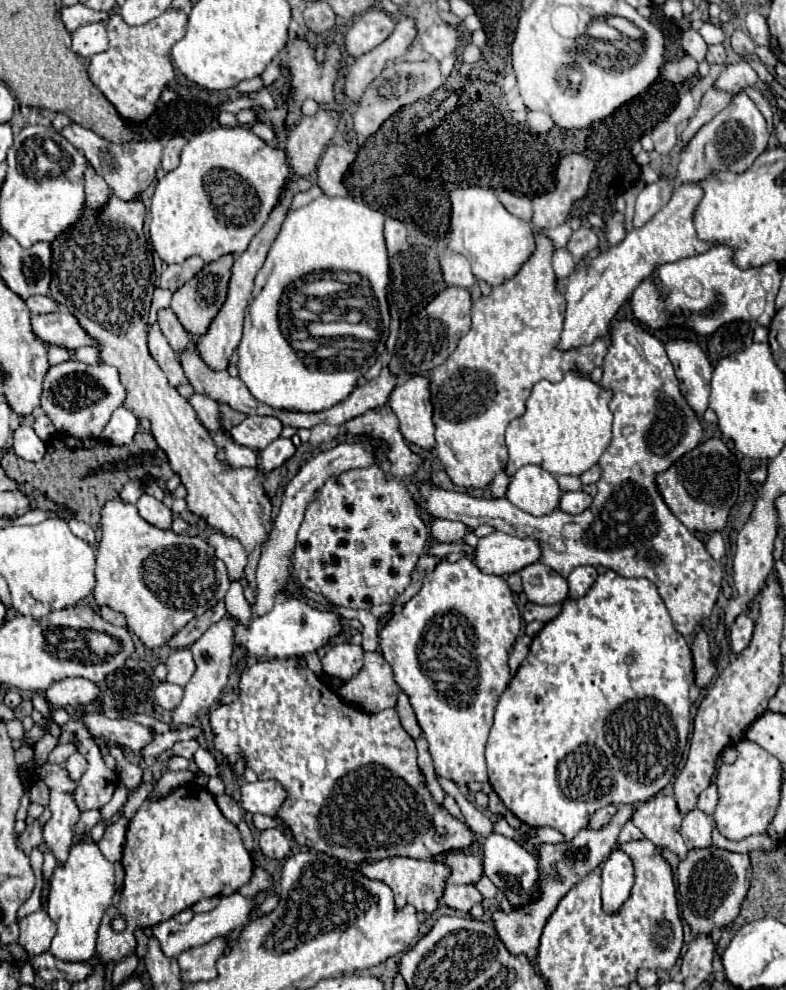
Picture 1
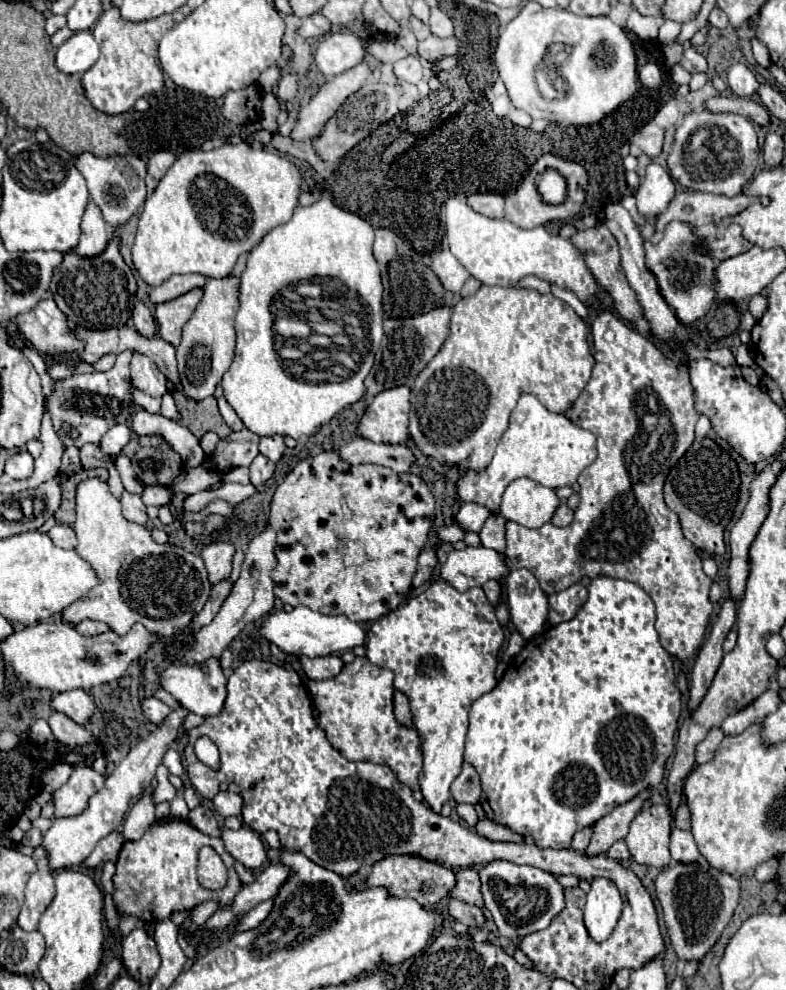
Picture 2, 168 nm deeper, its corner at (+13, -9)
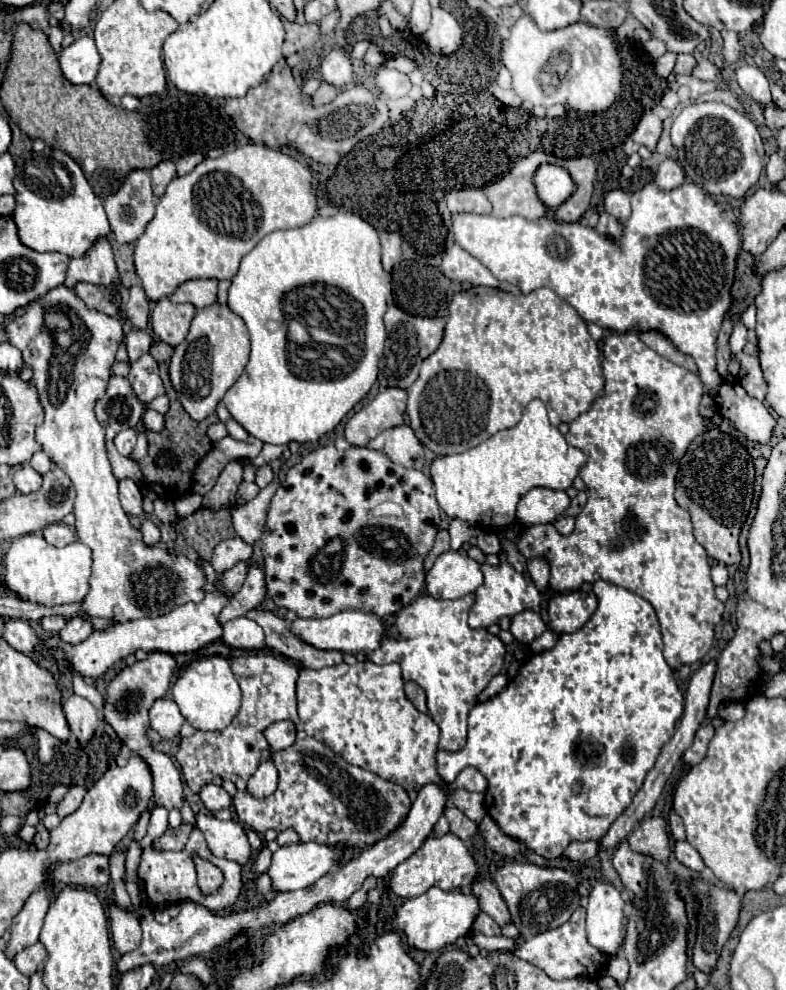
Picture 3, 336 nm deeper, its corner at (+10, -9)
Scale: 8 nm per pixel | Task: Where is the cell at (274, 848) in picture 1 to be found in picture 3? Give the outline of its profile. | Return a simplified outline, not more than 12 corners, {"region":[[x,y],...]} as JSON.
{"region":[[196,816],[216,858],[246,864],[252,848],[234,820]]}

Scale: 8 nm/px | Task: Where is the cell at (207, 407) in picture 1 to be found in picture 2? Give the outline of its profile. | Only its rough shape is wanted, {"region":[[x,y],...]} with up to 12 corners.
{"region":[[169,392],[163,396],[161,414],[179,422],[181,414]]}

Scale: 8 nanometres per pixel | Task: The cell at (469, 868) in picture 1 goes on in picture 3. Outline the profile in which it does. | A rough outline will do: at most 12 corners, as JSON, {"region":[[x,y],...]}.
{"region":[[478,880],[472,894],[500,926],[512,924],[508,906],[494,882]]}

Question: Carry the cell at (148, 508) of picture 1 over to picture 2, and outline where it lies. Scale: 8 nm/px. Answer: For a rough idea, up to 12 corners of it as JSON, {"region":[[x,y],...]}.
{"region":[[123,492],[123,516],[147,526],[147,512],[141,496]]}

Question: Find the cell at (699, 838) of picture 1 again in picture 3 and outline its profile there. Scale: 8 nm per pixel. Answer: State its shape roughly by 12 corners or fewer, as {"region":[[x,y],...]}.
{"region":[[686,840],[676,842],[674,854],[686,868],[702,872],[706,868]]}

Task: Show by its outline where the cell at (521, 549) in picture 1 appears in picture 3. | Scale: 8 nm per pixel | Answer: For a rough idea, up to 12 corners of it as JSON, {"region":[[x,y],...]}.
{"region":[[448,550],[426,572],[432,598],[472,594],[484,580],[480,564]]}

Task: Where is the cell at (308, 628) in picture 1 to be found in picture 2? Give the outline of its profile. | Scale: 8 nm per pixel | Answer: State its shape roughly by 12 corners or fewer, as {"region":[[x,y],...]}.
{"region":[[307,606],[269,614],[259,638],[285,654],[317,658],[361,646],[345,616]]}

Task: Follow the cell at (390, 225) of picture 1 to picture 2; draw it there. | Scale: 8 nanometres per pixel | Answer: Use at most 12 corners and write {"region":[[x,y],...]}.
{"region":[[375,230],[373,256],[387,264],[395,256],[395,232]]}

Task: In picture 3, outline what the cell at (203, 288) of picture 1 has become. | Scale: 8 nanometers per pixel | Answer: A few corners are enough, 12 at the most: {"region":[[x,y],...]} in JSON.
{"region":[[158,300],[154,336],[170,346],[186,338],[196,308]]}

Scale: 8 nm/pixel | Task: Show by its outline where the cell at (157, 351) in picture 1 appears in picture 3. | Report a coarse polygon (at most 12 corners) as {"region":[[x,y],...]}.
{"region":[[150,354],[132,362],[128,380],[144,404],[164,394]]}

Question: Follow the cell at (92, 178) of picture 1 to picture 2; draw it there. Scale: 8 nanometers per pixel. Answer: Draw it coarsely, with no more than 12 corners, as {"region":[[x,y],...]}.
{"region":[[89,202],[81,222],[81,256],[105,250],[113,228]]}

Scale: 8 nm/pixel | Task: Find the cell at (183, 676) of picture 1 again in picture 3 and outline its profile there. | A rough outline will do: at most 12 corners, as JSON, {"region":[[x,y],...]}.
{"region":[[224,656],[190,662],[172,696],[196,730],[224,730],[240,686]]}

